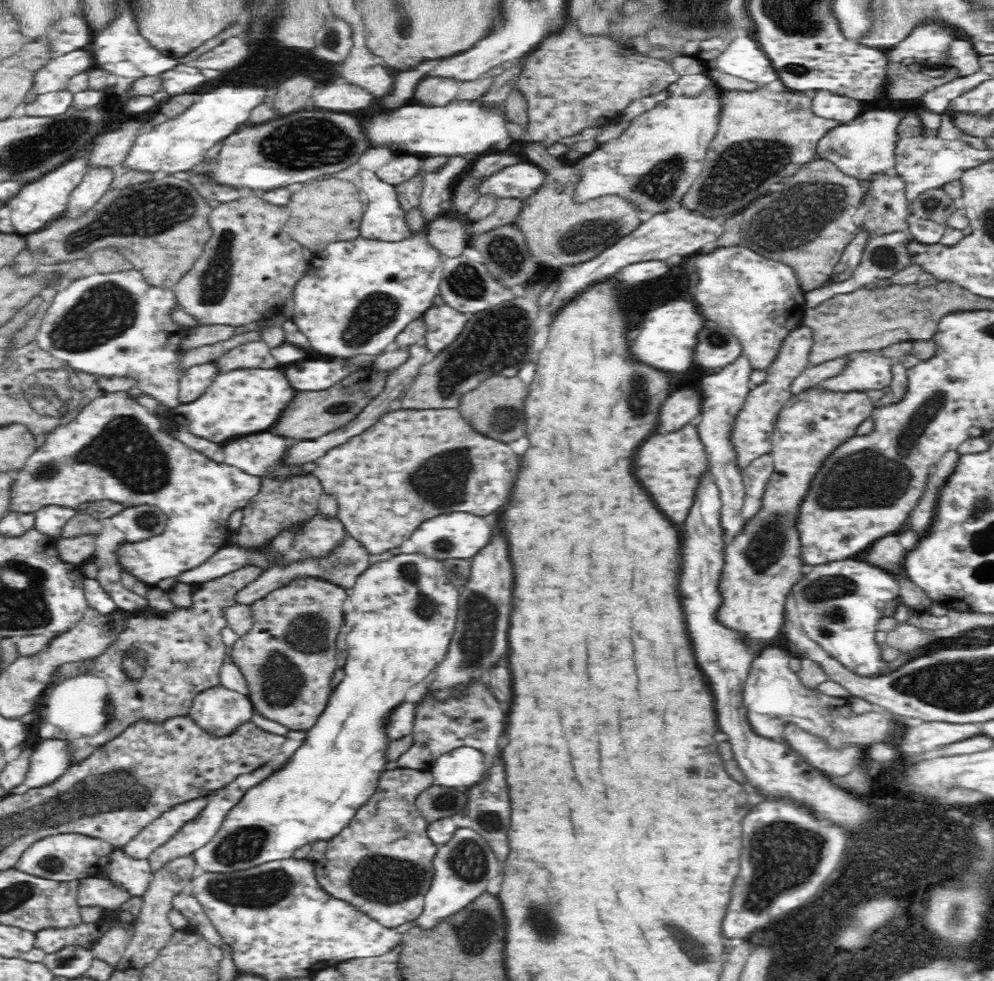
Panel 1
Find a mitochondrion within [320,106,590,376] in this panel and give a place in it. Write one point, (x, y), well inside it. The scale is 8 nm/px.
(376, 312)

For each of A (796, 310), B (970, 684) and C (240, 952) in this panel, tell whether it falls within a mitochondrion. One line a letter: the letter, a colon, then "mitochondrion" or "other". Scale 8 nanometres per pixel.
A: other
B: mitochondrion
C: other

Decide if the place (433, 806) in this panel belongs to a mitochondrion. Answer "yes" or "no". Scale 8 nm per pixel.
yes

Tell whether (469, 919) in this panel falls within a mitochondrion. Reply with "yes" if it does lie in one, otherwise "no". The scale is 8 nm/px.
yes

